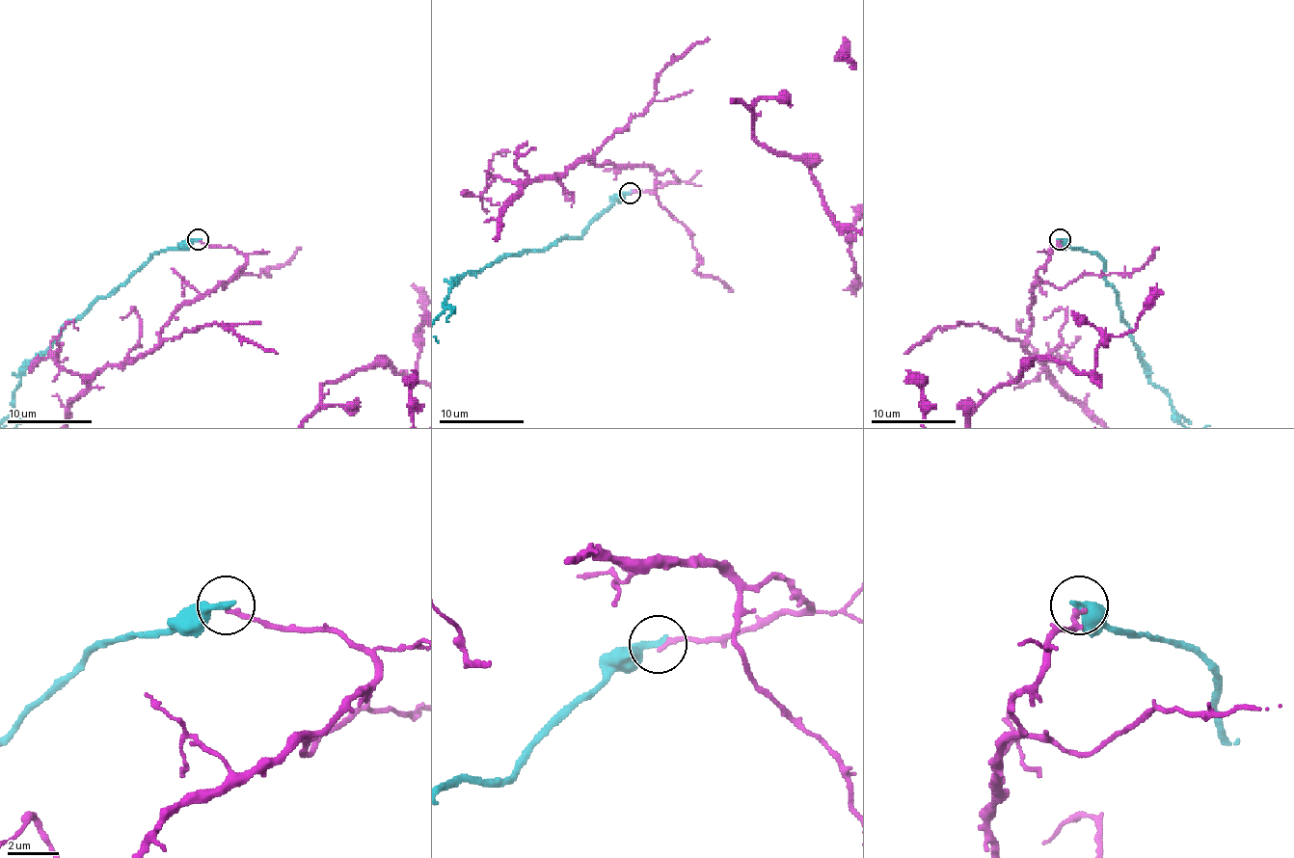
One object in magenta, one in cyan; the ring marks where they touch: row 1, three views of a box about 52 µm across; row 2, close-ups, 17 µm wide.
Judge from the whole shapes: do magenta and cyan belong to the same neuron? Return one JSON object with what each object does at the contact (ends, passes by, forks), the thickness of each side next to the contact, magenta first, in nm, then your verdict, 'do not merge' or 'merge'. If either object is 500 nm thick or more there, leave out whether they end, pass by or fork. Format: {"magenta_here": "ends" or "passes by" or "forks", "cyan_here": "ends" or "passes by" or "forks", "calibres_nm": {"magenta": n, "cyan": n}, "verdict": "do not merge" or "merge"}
{"magenta_here": "ends", "cyan_here": "ends", "calibres_nm": {"magenta": 180, "cyan": 320}, "verdict": "do not merge"}

